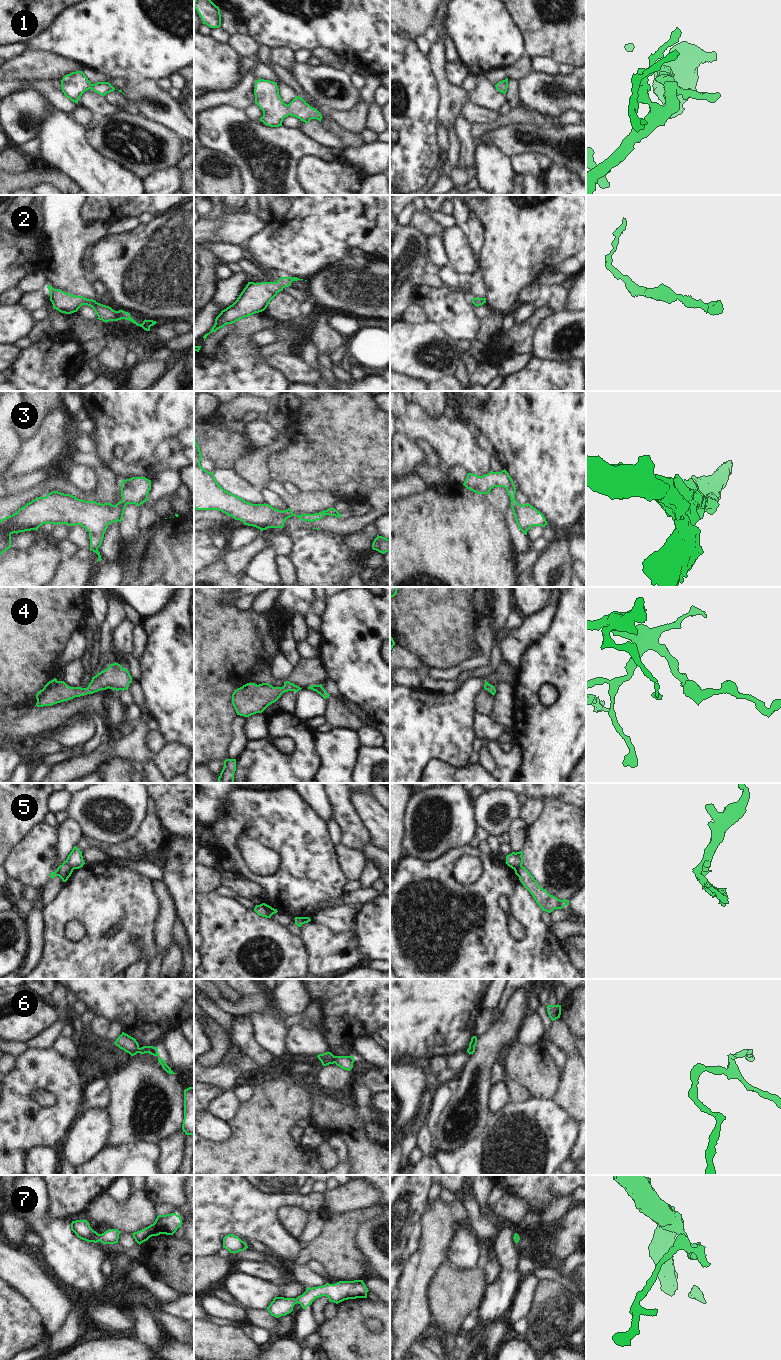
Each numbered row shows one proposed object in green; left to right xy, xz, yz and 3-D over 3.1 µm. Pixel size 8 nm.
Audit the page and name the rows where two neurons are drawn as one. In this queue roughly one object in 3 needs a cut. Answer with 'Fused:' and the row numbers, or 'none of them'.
Fused: 5, 6

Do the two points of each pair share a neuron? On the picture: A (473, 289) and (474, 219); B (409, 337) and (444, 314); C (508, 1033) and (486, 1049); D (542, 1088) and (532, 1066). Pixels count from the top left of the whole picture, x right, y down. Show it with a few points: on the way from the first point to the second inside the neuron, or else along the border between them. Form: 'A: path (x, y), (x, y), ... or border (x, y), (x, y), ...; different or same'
A: path (477, 272), (476, 236); same
B: border (428, 320), (438, 324), (449, 337); different
C: path (503, 1033), (491, 1044); same
D: path (542, 1083), (541, 1076), (536, 1071); same

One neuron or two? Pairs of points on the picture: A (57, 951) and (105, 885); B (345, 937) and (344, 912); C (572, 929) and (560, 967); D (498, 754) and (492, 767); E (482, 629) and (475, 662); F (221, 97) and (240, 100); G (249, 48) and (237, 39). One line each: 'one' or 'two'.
A: one
B: two
C: two
D: two
E: one
F: one
G: one

